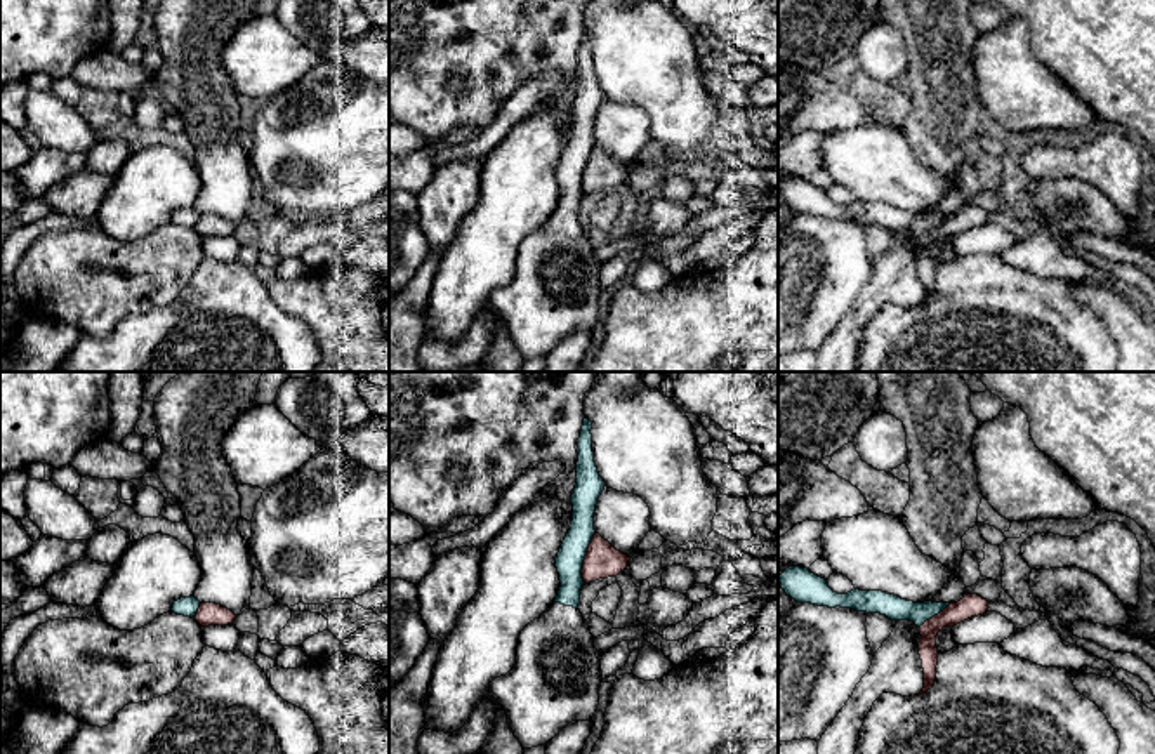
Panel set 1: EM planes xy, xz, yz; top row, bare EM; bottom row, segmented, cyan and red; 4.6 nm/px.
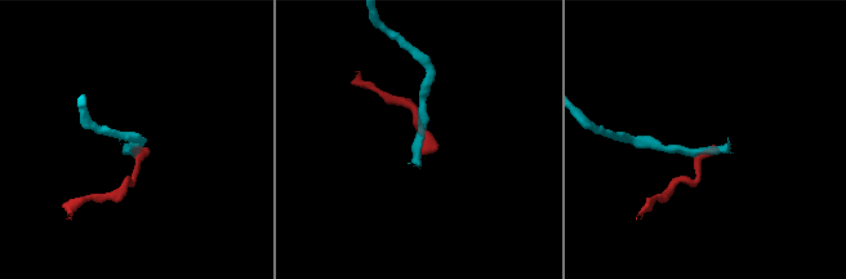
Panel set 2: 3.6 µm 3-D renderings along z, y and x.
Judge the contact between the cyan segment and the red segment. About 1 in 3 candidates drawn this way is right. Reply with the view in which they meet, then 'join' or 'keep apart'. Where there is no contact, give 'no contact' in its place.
xz | keep apart

